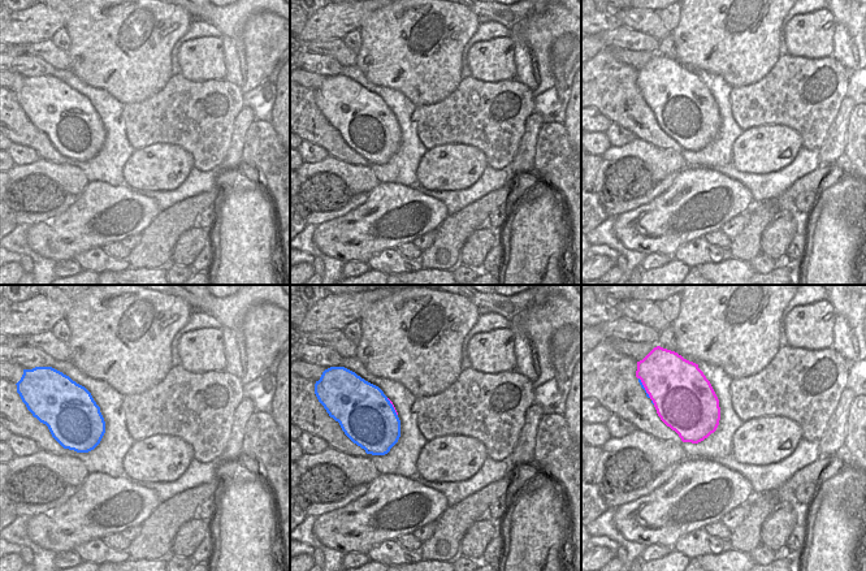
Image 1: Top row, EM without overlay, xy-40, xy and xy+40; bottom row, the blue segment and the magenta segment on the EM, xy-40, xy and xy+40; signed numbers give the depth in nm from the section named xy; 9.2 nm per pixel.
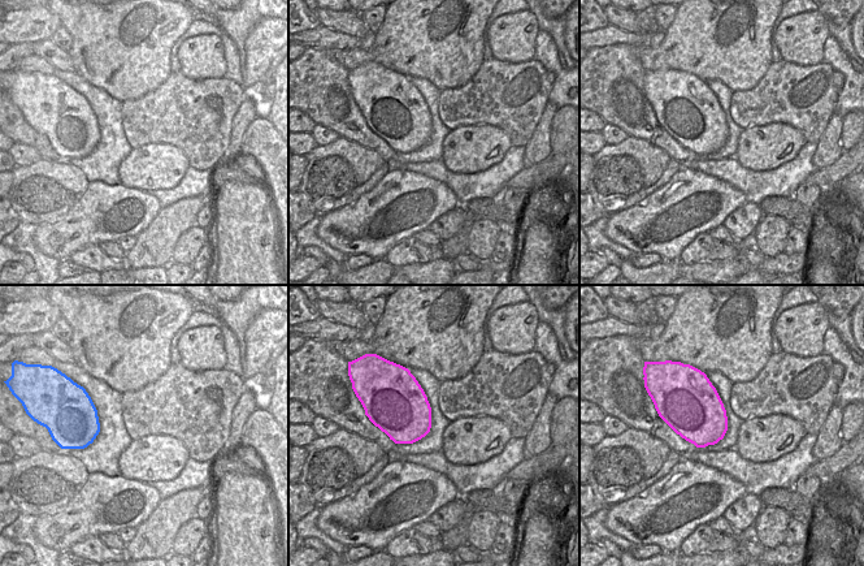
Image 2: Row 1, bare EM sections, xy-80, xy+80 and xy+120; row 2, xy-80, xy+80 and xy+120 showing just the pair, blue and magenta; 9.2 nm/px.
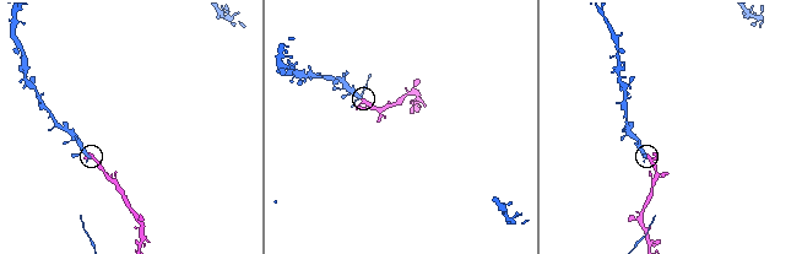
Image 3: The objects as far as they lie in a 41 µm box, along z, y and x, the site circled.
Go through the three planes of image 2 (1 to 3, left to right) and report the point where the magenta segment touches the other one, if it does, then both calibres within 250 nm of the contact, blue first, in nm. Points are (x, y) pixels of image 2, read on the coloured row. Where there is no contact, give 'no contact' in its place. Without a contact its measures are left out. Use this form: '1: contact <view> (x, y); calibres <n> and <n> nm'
1: no contact
2: no contact
3: no contact

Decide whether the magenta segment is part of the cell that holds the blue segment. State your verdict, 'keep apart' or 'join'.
join

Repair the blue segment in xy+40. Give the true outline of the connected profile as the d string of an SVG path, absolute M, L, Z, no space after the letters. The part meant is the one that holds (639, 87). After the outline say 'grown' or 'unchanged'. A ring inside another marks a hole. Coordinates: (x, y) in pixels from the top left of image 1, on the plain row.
M657 55L637 70L636 86L661 129L675 139L683 151L698 152L716 139L720 129L719 108L698 73Z; grown

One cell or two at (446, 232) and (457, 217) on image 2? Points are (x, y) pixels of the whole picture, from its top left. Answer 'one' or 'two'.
one

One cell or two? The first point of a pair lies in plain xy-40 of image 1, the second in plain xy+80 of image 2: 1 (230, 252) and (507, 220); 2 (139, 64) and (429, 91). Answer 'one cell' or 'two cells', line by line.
1: two cells
2: two cells

